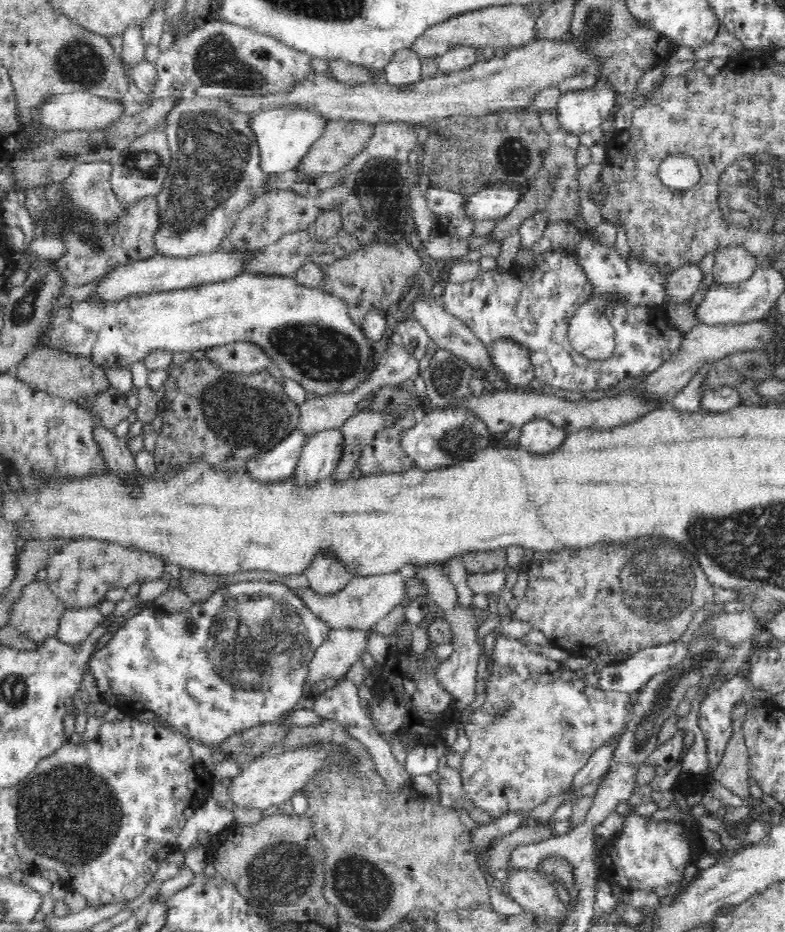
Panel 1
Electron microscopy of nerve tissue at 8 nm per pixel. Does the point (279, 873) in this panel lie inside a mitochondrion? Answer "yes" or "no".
yes

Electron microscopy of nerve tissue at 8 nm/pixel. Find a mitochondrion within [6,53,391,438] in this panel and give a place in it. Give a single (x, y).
(212, 156)

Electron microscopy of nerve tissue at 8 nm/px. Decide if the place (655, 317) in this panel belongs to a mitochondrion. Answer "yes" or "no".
no

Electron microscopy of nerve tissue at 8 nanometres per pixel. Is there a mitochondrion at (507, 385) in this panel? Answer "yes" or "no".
no

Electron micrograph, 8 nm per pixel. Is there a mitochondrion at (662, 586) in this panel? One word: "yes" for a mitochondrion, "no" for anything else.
yes

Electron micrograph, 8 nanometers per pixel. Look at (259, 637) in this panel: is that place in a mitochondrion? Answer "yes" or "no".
yes

